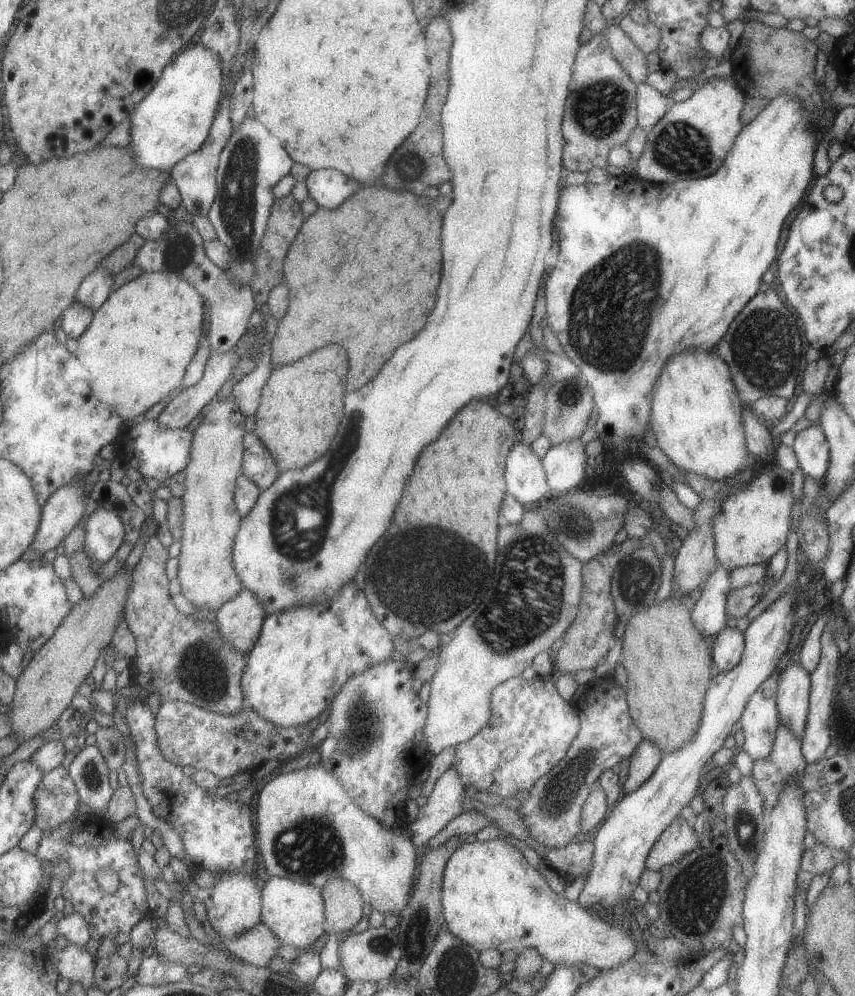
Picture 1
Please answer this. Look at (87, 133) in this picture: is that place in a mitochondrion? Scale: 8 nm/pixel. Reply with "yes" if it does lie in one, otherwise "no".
no

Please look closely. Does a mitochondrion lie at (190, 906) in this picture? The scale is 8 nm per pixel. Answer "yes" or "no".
no

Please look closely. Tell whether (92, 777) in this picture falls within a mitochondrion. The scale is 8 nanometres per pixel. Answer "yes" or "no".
yes

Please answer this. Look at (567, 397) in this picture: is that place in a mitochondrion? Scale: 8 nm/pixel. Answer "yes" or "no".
yes

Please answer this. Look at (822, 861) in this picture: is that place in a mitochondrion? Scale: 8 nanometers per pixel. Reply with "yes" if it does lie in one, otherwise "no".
no

